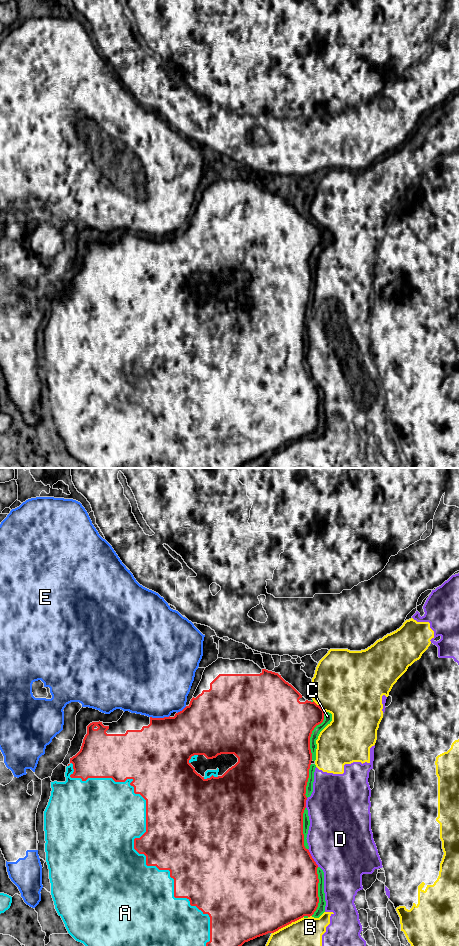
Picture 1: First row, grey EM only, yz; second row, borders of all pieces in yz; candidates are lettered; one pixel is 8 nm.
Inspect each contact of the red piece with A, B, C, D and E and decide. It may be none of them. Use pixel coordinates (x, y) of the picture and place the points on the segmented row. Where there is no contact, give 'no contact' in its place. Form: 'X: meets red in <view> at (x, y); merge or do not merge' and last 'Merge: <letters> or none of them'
A: meets red in yz at (134, 840); merge
B: meets red in yz at (287, 924); do not merge
C: meets red in yz at (310, 735); do not merge
D: meets red in yz at (312, 858); do not merge
E: meets red in yz at (159, 718); do not merge
Merge: A

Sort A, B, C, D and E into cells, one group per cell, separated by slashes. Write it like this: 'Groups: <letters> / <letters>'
Groups: A / B C D / E

